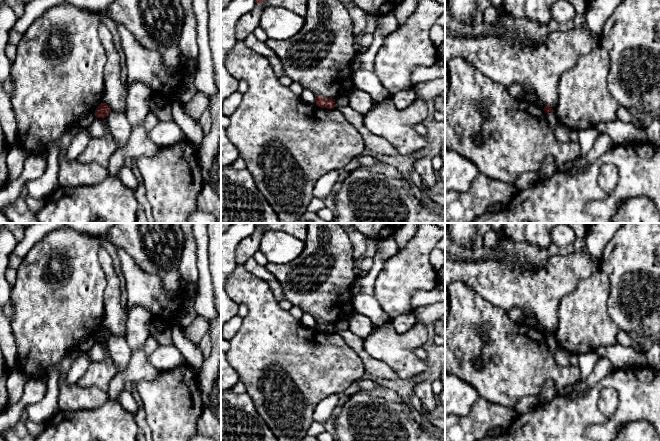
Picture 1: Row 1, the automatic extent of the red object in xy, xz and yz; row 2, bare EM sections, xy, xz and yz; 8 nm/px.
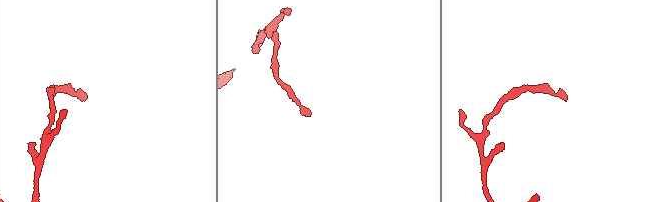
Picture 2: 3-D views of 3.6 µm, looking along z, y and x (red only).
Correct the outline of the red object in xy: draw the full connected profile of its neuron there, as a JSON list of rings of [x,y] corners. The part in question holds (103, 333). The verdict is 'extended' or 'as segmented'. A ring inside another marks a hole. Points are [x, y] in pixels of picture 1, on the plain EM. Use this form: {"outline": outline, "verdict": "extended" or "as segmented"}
{"outline": [[[101,327],[95,334],[95,340],[97,342],[104,342],[111,336],[110,331],[106,327]]], "verdict": "as segmented"}

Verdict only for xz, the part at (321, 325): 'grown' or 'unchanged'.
unchanged

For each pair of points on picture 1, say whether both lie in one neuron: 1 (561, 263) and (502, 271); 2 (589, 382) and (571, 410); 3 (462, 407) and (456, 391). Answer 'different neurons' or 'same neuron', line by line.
1: same neuron
2: different neurons
3: same neuron

